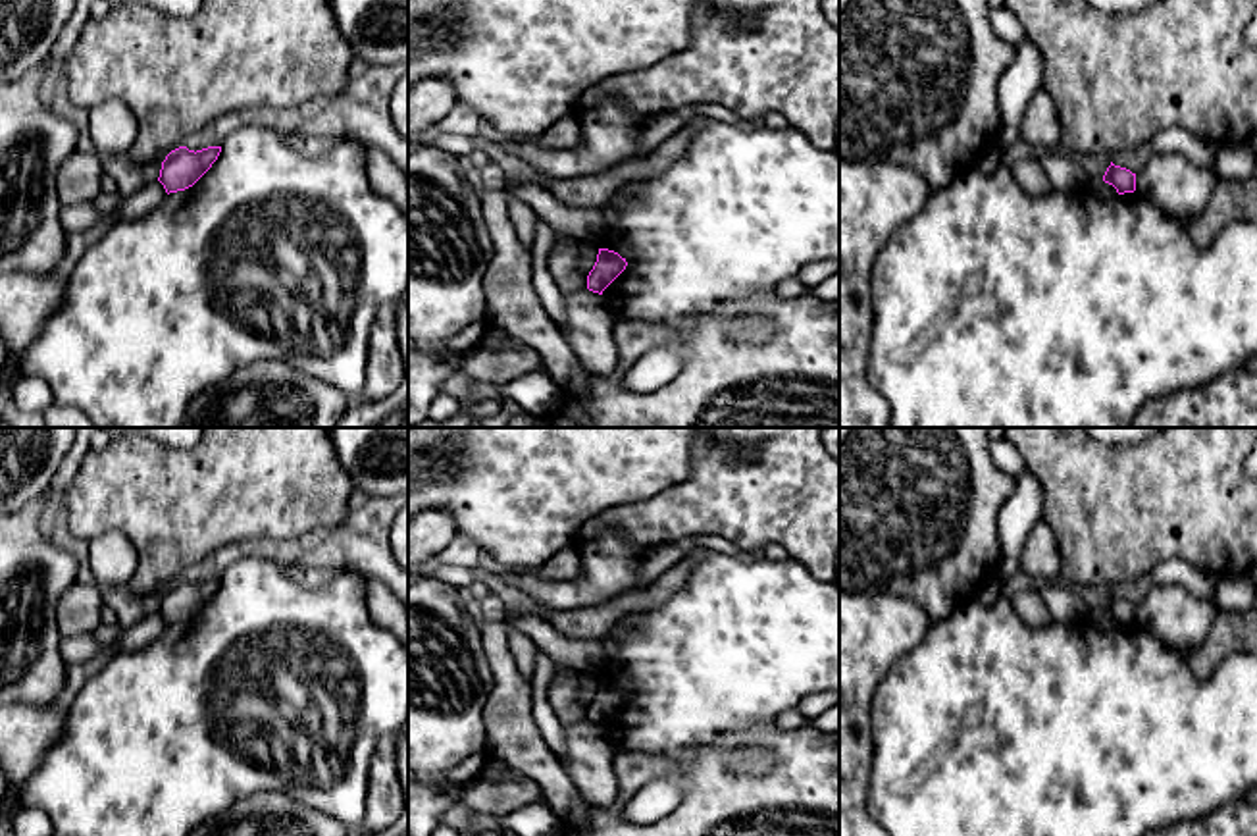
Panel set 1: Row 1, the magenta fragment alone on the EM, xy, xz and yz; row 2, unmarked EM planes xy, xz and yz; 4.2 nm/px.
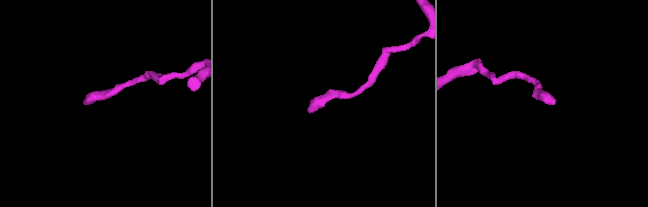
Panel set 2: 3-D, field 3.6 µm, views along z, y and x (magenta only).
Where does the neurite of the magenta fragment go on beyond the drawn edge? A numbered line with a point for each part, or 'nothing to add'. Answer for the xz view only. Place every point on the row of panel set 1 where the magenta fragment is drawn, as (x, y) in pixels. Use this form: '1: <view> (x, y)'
nothing to add

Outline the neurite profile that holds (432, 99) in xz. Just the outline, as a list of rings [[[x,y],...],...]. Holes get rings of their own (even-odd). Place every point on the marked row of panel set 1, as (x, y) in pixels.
[[[423,77],[408,89],[408,137],[425,135],[456,106],[456,94],[443,77]]]

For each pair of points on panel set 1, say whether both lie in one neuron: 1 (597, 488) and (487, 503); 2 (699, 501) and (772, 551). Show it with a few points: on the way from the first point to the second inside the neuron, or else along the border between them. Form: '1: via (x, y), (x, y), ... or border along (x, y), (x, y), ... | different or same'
1: via (570, 488), (514, 488) | same
2: border along (788, 551), (778, 544), (767, 544), (757, 553) | different

